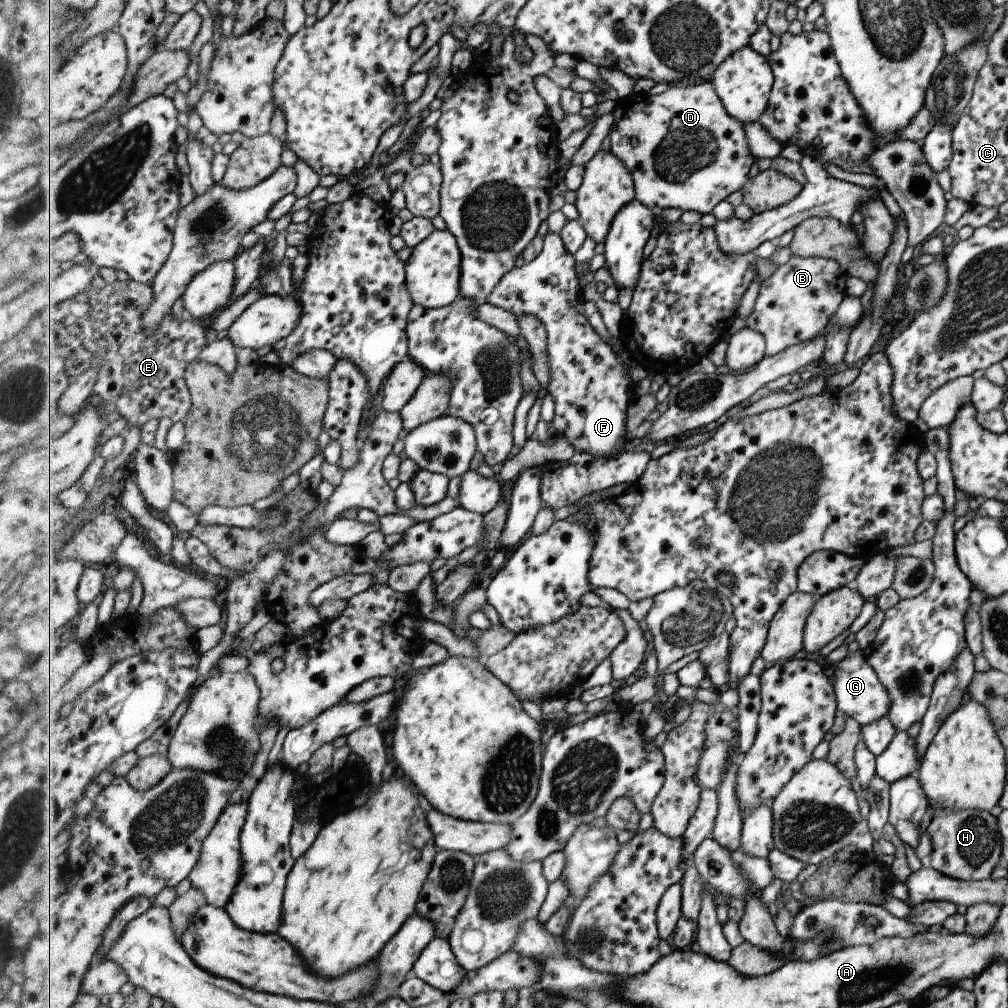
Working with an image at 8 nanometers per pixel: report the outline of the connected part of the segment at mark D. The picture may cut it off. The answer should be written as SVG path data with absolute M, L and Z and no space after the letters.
M712 81L685 88L670 85L658 95L642 95L620 102L612 113L614 125L610 132L610 150L633 174L636 198L657 213L667 208L679 208L682 212L695 210L702 215L711 214L719 202L740 191L751 177L756 157L747 140L746 125L727 112Z

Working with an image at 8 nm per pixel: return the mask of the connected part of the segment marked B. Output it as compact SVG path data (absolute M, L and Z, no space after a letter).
M793 255L787 264L778 267L773 276L769 276L762 282L753 314L747 320L747 328L765 336L766 356L781 354L787 348L799 346L799 344L823 334L828 326L829 319L835 314L839 303L844 299L841 296L843 288L845 288L845 274L839 272L837 261L817 256L801 257Z

